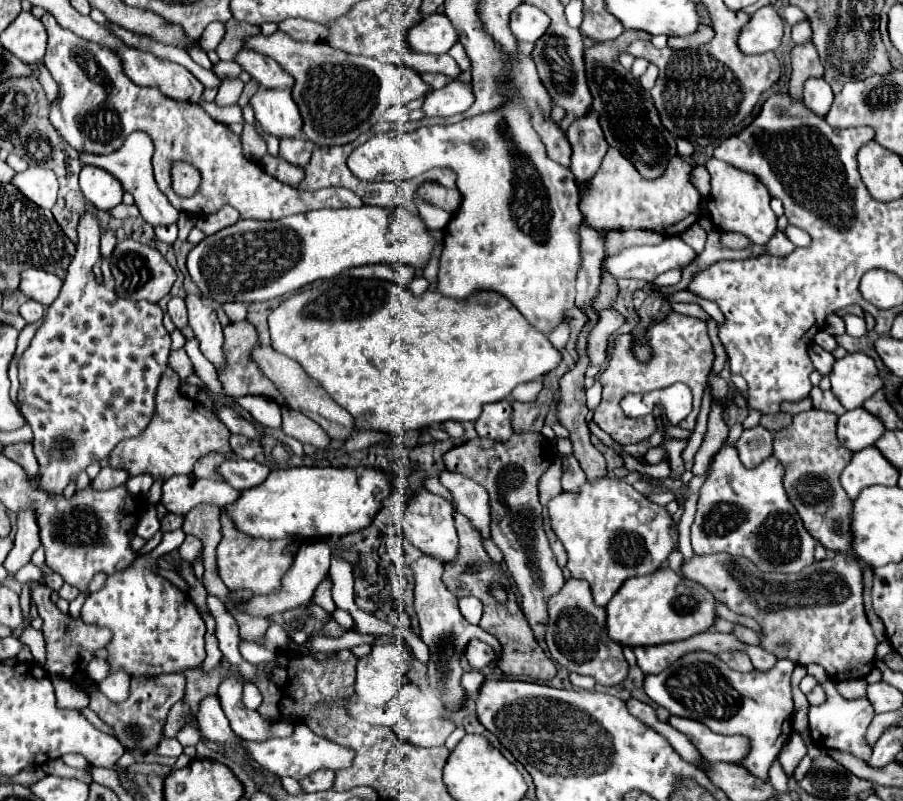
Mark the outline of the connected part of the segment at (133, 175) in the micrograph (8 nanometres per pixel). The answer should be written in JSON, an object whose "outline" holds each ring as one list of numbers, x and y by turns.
{"outline":[[135,132,131,134,123,148,109,154,109,156,99,156,99,154,79,154,81,156,81,164,91,164,91,166,99,166,103,170,107,170,109,174,113,174,125,192,129,192,135,198,135,206,139,208,143,220,151,226,169,226,169,224,177,224,179,220,179,212,169,204,167,198,163,198,163,194,157,190,155,178,153,178,153,168,151,168,151,156,153,156,153,144,151,138,147,138,143,132]]}

